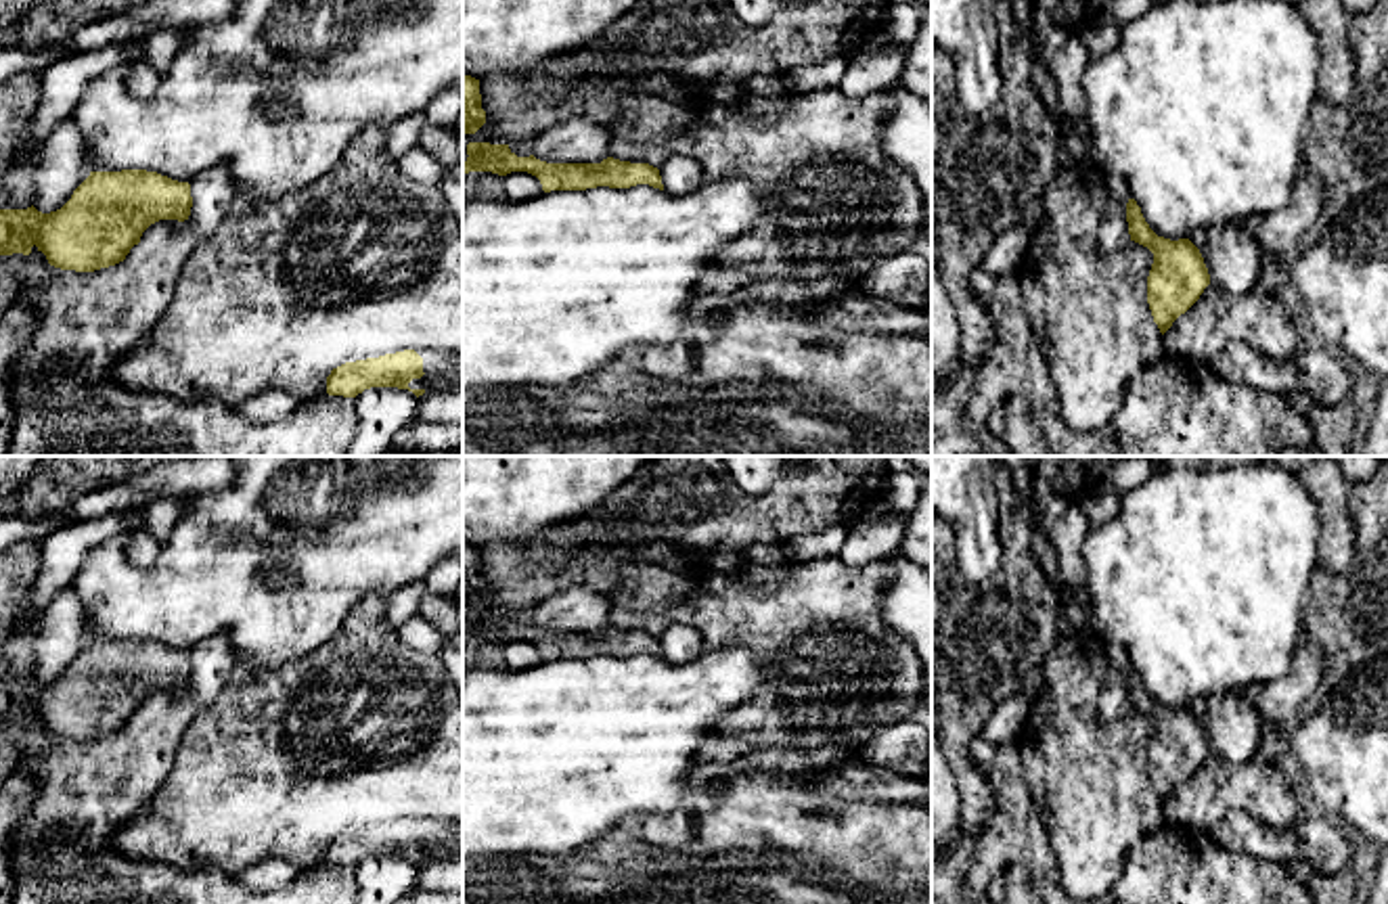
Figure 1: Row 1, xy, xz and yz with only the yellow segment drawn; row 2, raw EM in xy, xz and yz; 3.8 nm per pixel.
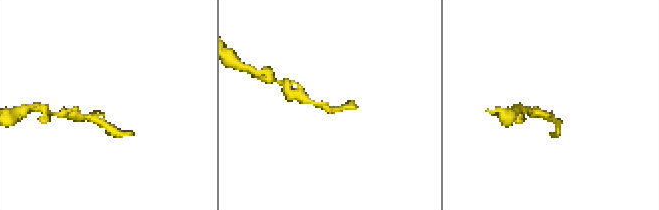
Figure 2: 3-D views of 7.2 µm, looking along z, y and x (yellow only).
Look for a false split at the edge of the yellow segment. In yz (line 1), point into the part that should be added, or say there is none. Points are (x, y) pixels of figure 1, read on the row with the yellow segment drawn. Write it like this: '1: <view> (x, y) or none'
1: none

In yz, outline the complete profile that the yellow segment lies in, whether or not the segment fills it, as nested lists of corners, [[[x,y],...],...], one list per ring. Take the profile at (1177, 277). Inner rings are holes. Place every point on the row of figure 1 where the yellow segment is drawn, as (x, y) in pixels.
[[[1135,199],[1126,203],[1126,222],[1130,241],[1154,253],[1147,276],[1147,303],[1154,322],[1164,335],[1200,299],[1210,285],[1210,274],[1200,249],[1189,239],[1170,241],[1158,236]]]

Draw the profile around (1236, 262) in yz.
[[[1216,224],[1200,247],[1210,282],[1225,293],[1246,295],[1264,278],[1264,251],[1250,224]]]

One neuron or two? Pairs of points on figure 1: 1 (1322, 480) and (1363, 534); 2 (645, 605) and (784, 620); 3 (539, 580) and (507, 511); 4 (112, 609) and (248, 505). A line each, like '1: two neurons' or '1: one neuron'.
1: one neuron
2: one neuron
3: two neurons
4: one neuron

